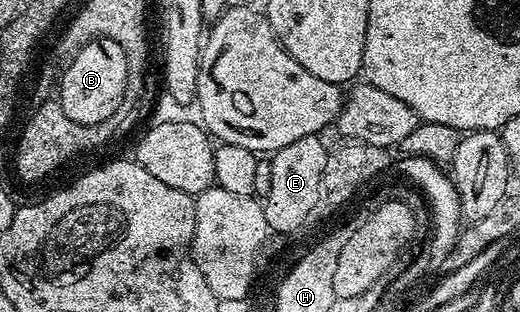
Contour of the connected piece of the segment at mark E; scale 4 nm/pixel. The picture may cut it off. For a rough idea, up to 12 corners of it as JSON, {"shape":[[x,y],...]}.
{"shape":[[320,135],[272,153],[270,233],[296,233],[322,201]]}

